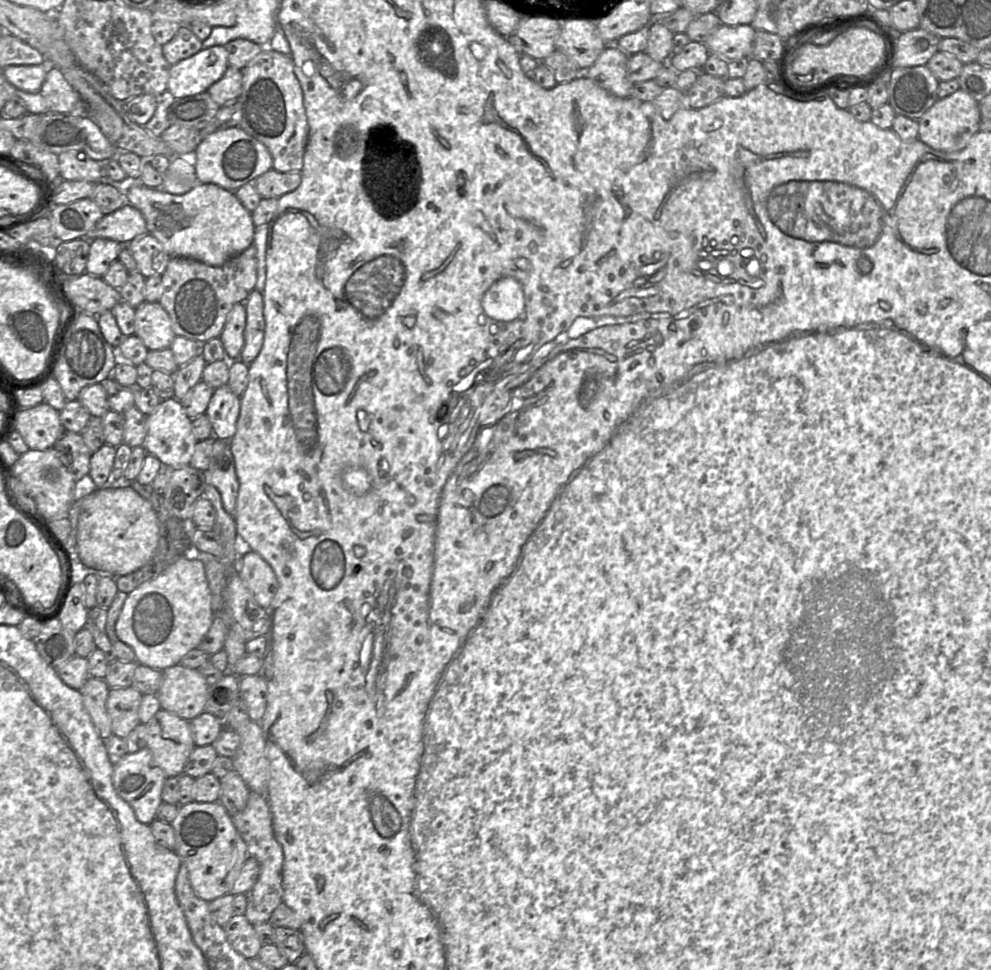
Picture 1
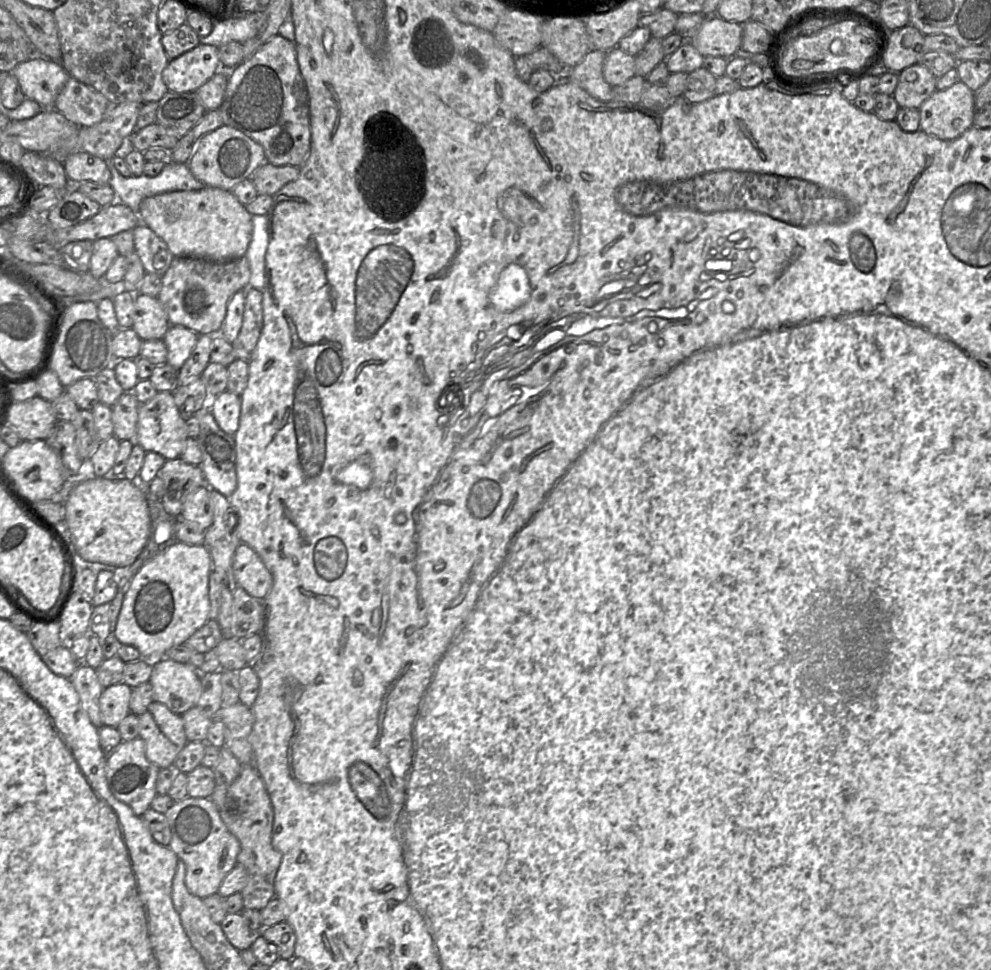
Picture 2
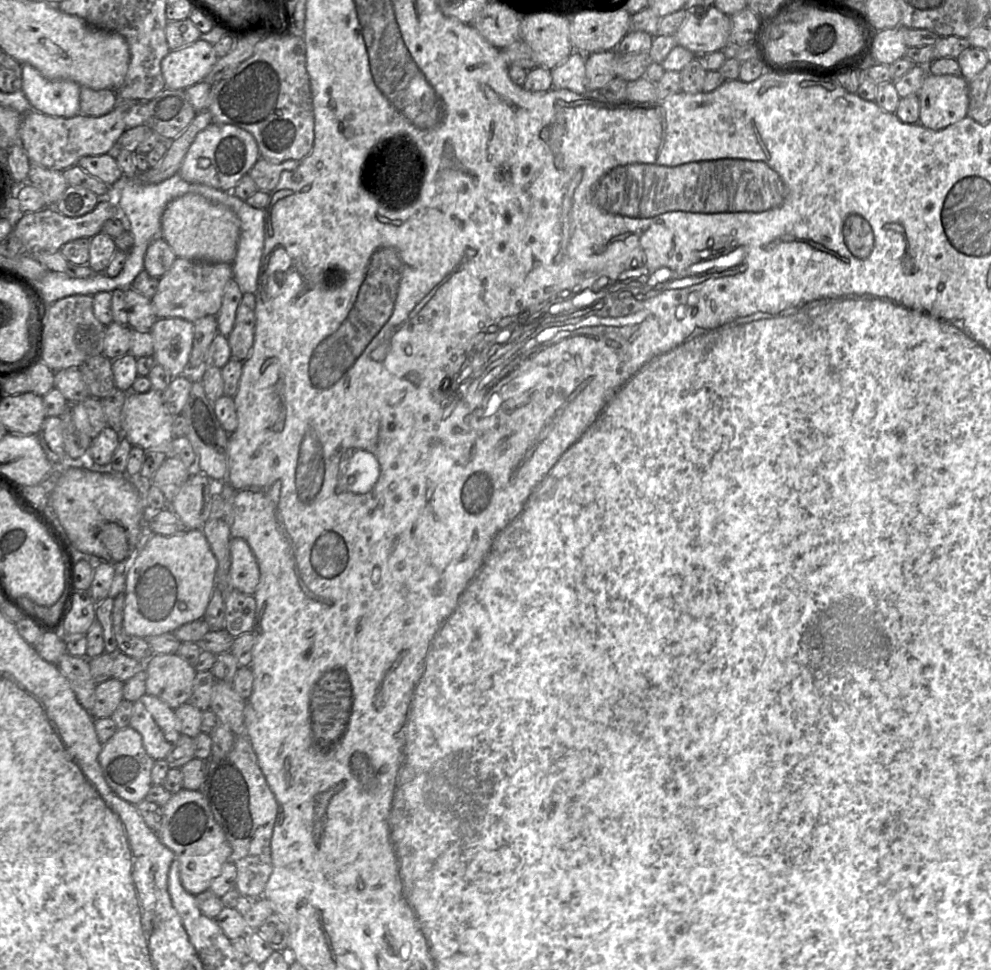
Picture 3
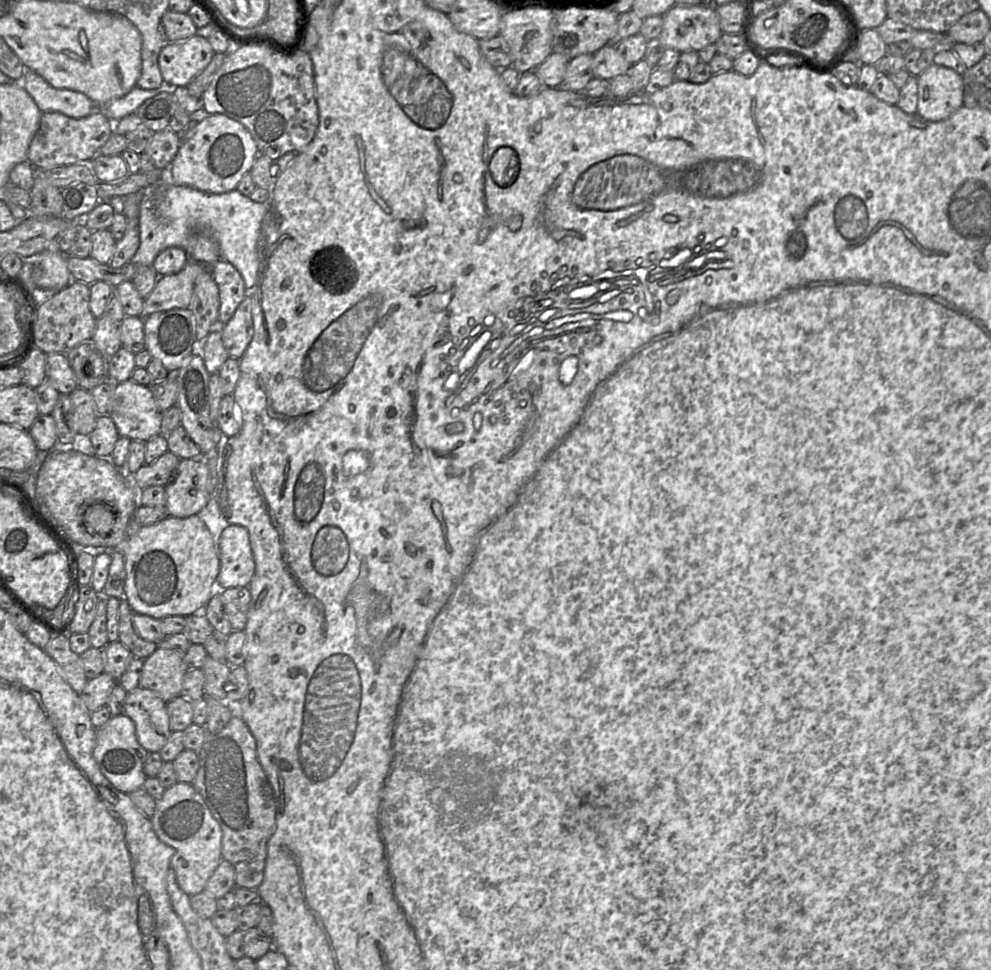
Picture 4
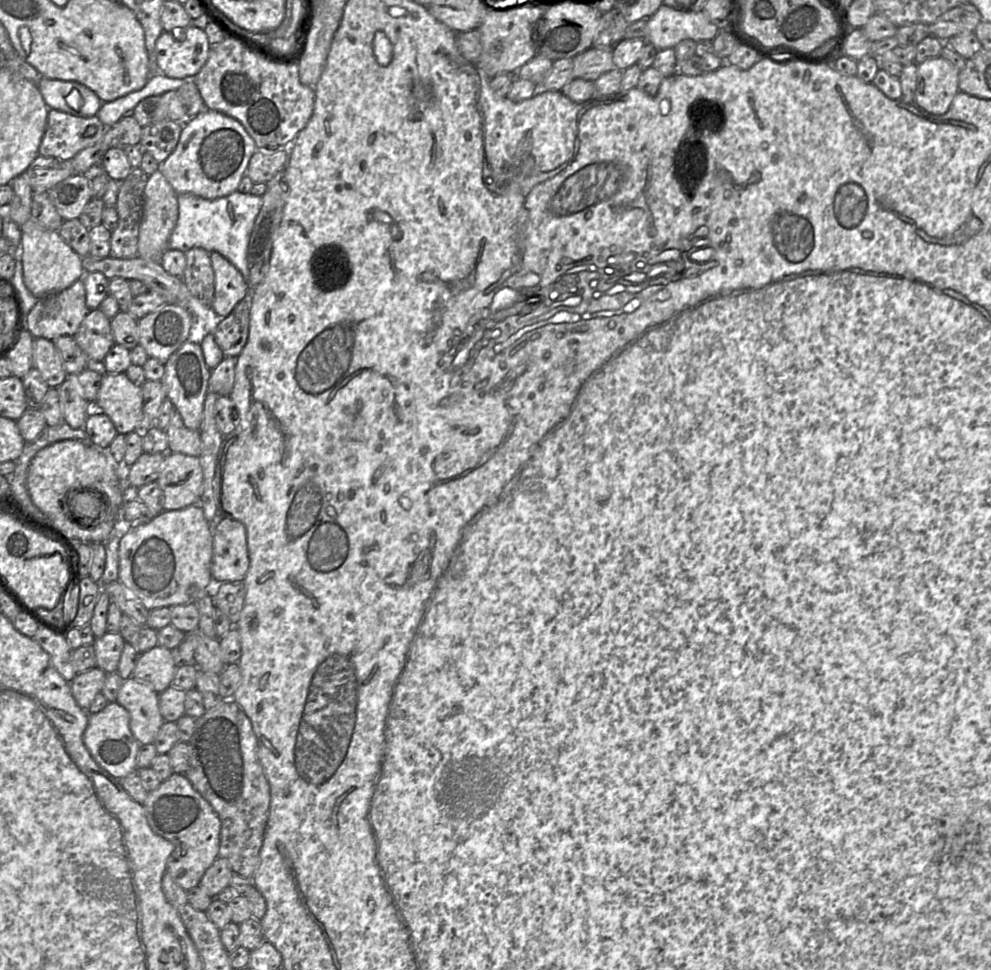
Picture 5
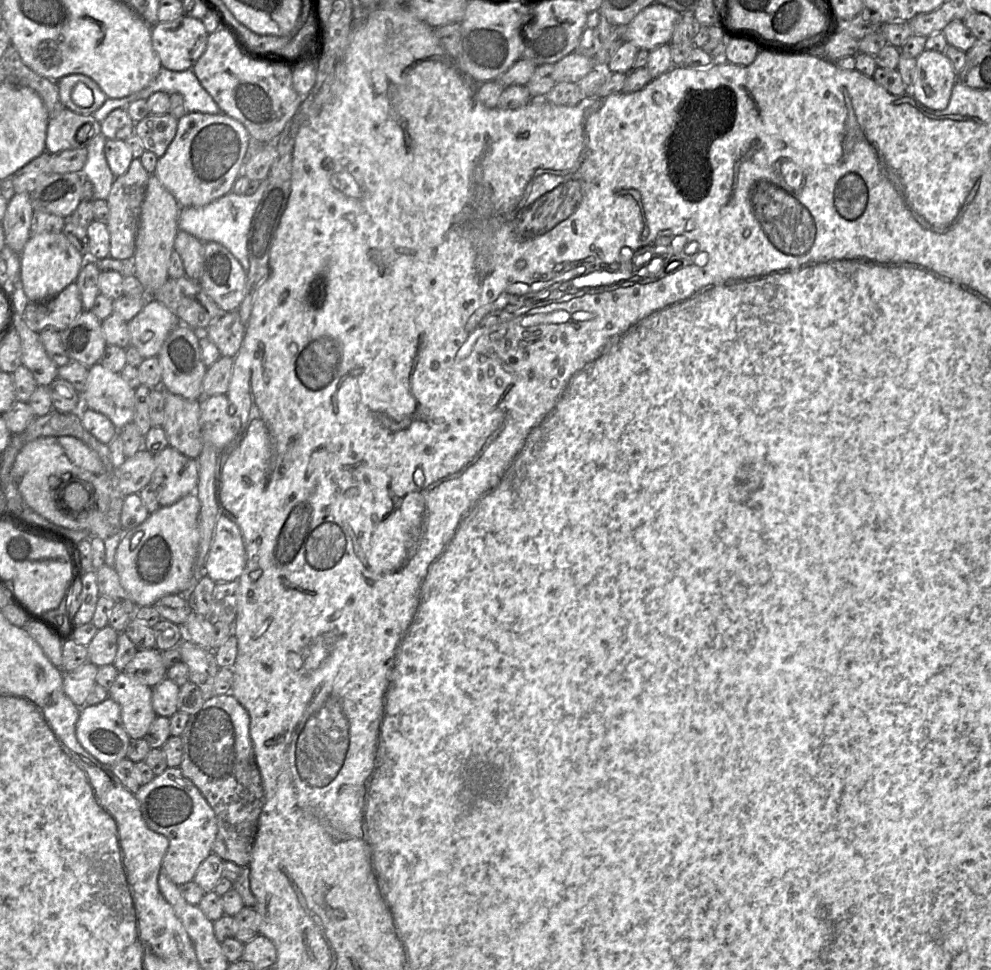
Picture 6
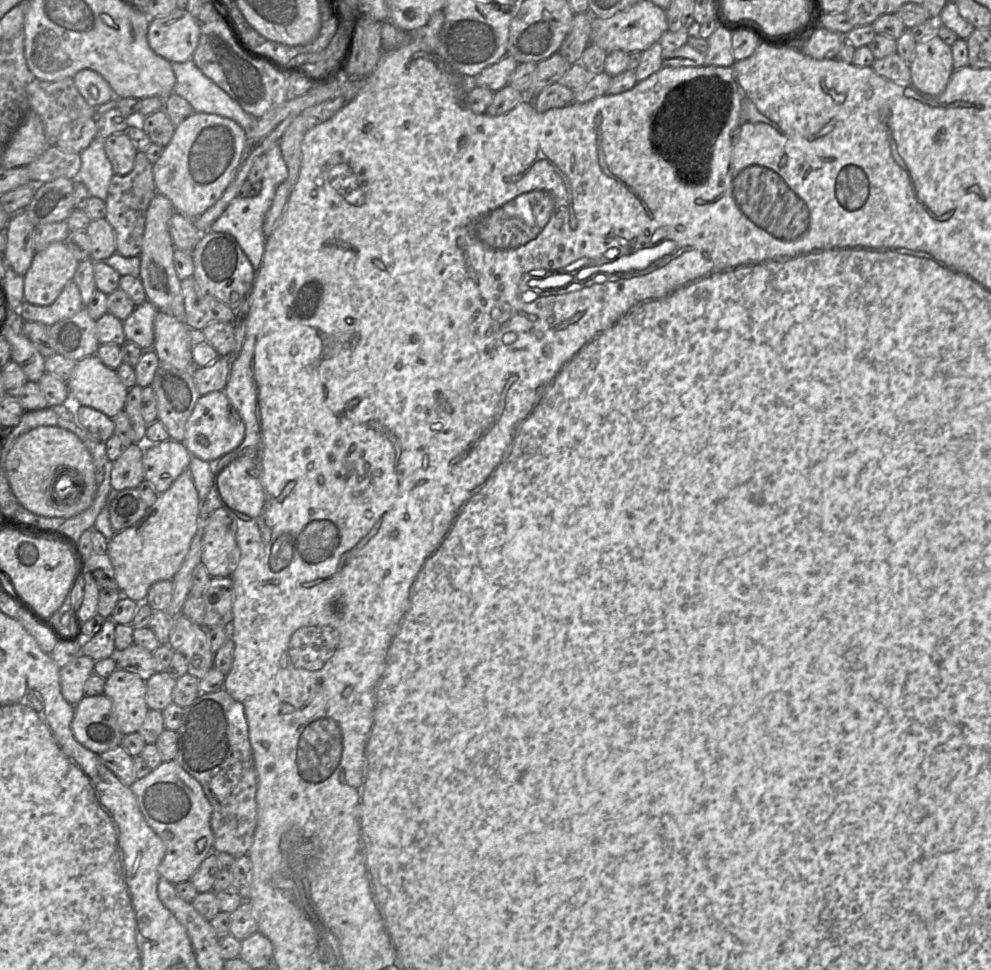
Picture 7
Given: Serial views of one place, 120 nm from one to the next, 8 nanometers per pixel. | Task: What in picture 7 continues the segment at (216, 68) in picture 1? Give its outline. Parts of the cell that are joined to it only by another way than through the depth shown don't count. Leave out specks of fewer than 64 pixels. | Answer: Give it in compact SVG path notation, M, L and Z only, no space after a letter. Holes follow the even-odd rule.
M186 9L150 18L148 43L153 52L170 63L192 59L200 40L201 23Z

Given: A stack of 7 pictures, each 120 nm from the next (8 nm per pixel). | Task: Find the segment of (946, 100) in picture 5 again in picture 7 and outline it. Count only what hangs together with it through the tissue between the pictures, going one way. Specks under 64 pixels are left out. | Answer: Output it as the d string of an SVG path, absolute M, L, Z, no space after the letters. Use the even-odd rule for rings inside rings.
M937 34L916 45L916 56L910 65L911 84L923 94L942 94L954 72L952 48Z

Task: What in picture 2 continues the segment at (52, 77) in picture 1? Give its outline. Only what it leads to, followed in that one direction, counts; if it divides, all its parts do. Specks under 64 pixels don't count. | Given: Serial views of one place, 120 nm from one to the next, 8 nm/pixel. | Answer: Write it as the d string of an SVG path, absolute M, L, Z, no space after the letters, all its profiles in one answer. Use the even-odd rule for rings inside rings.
M69 77L55 99L54 110L78 126L93 126L104 118L109 103L92 86Z

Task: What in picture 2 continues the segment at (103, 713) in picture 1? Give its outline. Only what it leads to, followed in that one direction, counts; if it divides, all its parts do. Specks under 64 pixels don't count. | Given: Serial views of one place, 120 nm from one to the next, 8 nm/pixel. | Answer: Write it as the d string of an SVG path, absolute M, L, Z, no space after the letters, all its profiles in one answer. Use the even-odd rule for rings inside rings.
M80 663L69 679L77 691L82 708L91 722L97 728L103 726L99 699L104 688L98 680L96 669L85 663Z

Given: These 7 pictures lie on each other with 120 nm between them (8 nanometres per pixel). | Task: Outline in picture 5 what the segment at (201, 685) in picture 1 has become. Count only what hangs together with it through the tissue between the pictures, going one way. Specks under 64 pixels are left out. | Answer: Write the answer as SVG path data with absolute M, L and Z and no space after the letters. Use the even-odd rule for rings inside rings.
M159 644L141 653L132 677L149 684L157 693L172 685L177 670L171 650Z

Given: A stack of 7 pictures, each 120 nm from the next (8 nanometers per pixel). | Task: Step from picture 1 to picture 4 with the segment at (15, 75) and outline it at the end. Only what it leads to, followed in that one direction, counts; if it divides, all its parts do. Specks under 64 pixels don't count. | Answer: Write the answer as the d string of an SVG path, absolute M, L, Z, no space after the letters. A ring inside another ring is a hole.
M30 69L24 72L21 85L42 113L60 112L71 118L83 118L97 109L97 105L85 94L70 89L54 88Z

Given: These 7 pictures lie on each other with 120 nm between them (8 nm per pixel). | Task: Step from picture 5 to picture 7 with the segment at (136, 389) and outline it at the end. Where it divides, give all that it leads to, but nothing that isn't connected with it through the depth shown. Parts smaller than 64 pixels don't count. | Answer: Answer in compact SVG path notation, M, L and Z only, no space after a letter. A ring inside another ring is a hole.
M96 354L76 361L66 383L70 392L70 403L73 405L93 407L110 418L114 418L125 408L129 389L123 384L116 370L105 365Z

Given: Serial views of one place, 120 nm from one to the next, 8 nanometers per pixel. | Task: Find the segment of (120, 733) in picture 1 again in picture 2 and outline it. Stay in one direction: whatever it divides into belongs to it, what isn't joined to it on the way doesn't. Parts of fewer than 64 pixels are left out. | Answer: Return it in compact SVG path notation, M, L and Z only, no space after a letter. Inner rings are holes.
M123 682L103 689L99 699L103 725L117 728L130 713L131 692L132 688Z

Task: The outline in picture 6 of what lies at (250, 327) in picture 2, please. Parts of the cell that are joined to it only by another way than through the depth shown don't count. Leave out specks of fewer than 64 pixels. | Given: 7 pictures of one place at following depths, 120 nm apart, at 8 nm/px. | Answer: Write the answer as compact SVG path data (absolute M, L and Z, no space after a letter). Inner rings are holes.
M237 310L222 313L201 334L208 336L219 349L221 355L234 357L244 339L246 325Z

